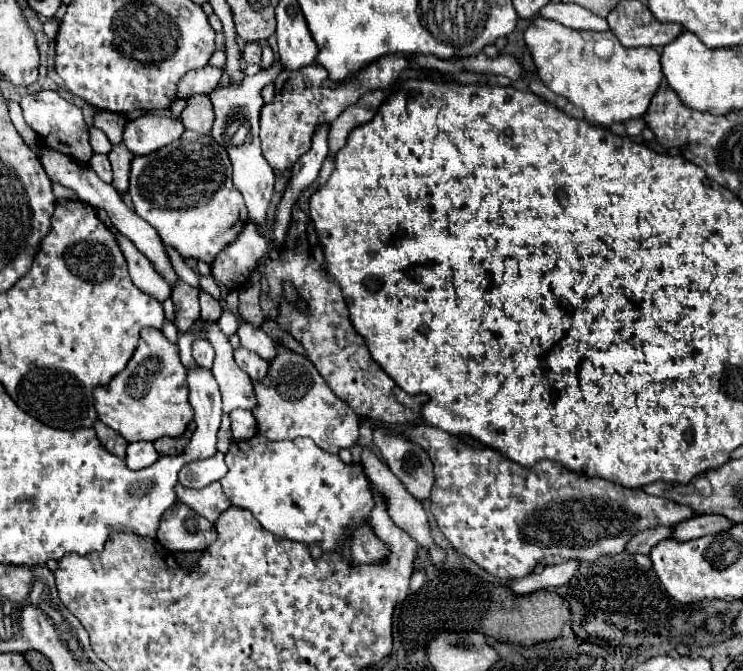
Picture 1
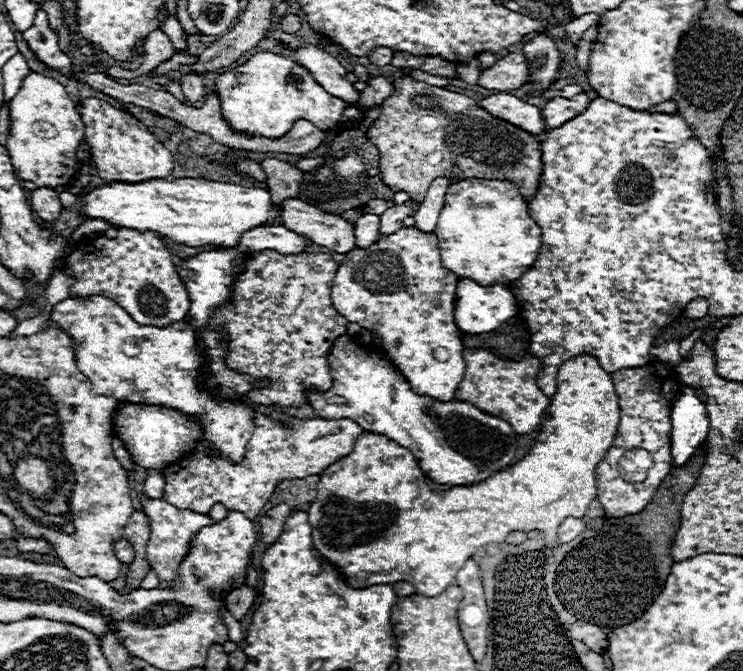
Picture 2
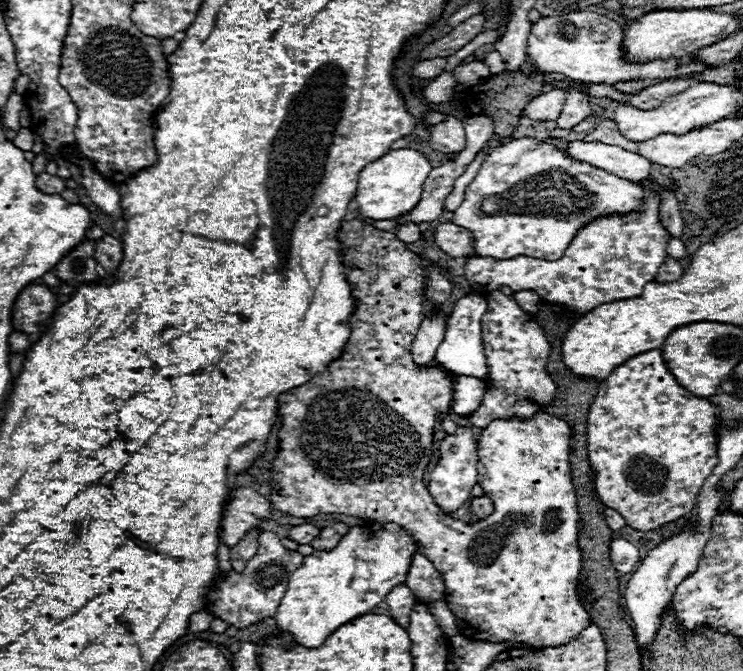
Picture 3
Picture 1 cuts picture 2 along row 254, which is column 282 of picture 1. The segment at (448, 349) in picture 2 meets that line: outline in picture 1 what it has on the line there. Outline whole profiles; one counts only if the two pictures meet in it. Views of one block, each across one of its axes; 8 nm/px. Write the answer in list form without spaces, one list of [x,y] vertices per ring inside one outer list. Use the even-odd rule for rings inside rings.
[[[278,342],[276,346],[278,356],[274,358],[274,364],[270,364],[266,380],[252,380],[256,396],[256,408],[252,408],[252,414],[258,422],[258,432],[274,442],[308,436],[318,448],[330,454],[338,454],[342,448],[352,448],[360,436],[354,410],[334,396],[326,380],[322,380],[320,372],[306,356],[296,354]]]

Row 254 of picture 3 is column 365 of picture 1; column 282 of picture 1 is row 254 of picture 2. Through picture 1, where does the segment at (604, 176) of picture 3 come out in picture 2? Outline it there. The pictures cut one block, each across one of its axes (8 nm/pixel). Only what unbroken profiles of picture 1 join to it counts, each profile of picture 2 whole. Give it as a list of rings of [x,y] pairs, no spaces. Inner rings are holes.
[[[466,178],[452,184],[452,188],[448,188],[448,196],[444,200],[434,234],[440,246],[442,266],[456,272],[460,278],[468,276],[478,284],[504,284],[520,278],[522,272],[526,272],[536,262],[538,250],[542,246],[542,232],[528,214],[528,200],[522,198],[518,186],[510,180]]]

